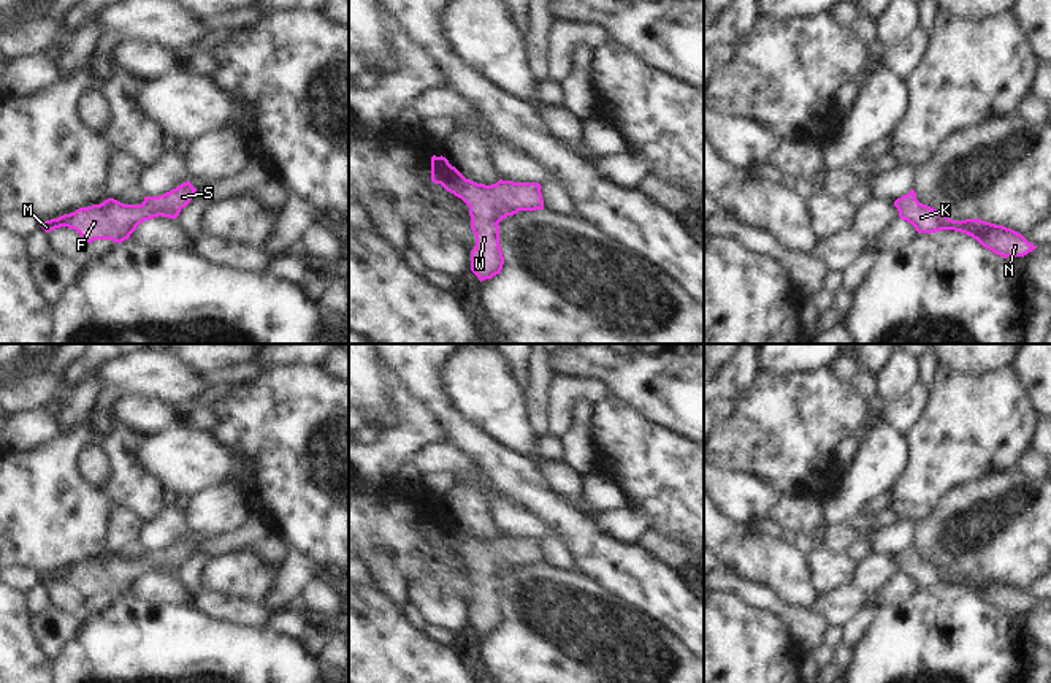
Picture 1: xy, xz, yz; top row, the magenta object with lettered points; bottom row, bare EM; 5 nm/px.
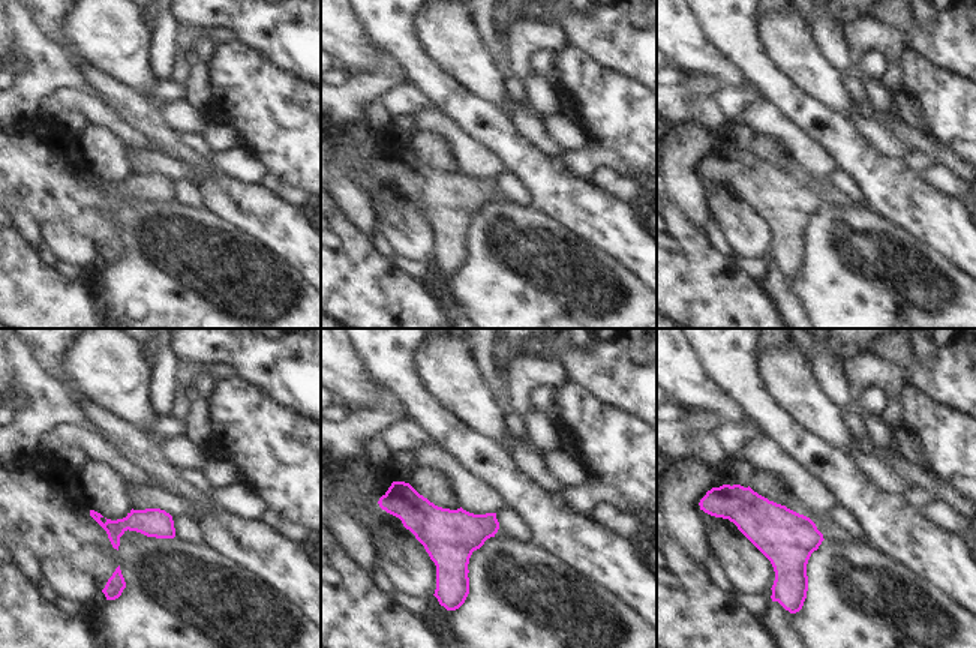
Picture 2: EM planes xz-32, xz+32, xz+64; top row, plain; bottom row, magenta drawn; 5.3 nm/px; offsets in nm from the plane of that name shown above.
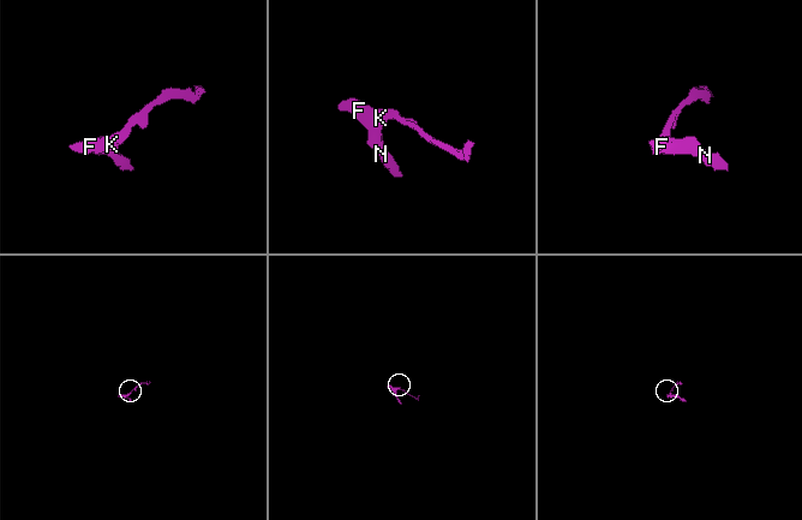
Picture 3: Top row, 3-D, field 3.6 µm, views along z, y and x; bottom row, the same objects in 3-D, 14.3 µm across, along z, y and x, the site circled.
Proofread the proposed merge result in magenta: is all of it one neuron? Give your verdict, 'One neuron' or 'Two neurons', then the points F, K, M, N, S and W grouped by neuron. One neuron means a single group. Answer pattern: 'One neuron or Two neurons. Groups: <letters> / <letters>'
One neuron. Groups: F K M N S W

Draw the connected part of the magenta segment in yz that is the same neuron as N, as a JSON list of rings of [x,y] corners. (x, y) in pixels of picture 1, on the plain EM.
[[[913,544],[897,553],[894,561],[899,566],[899,572],[912,578],[918,588],[935,588],[940,585],[961,586],[1003,613],[1024,612],[1037,604],[1021,588],[1003,580],[981,574],[953,575],[943,567],[919,558]]]

